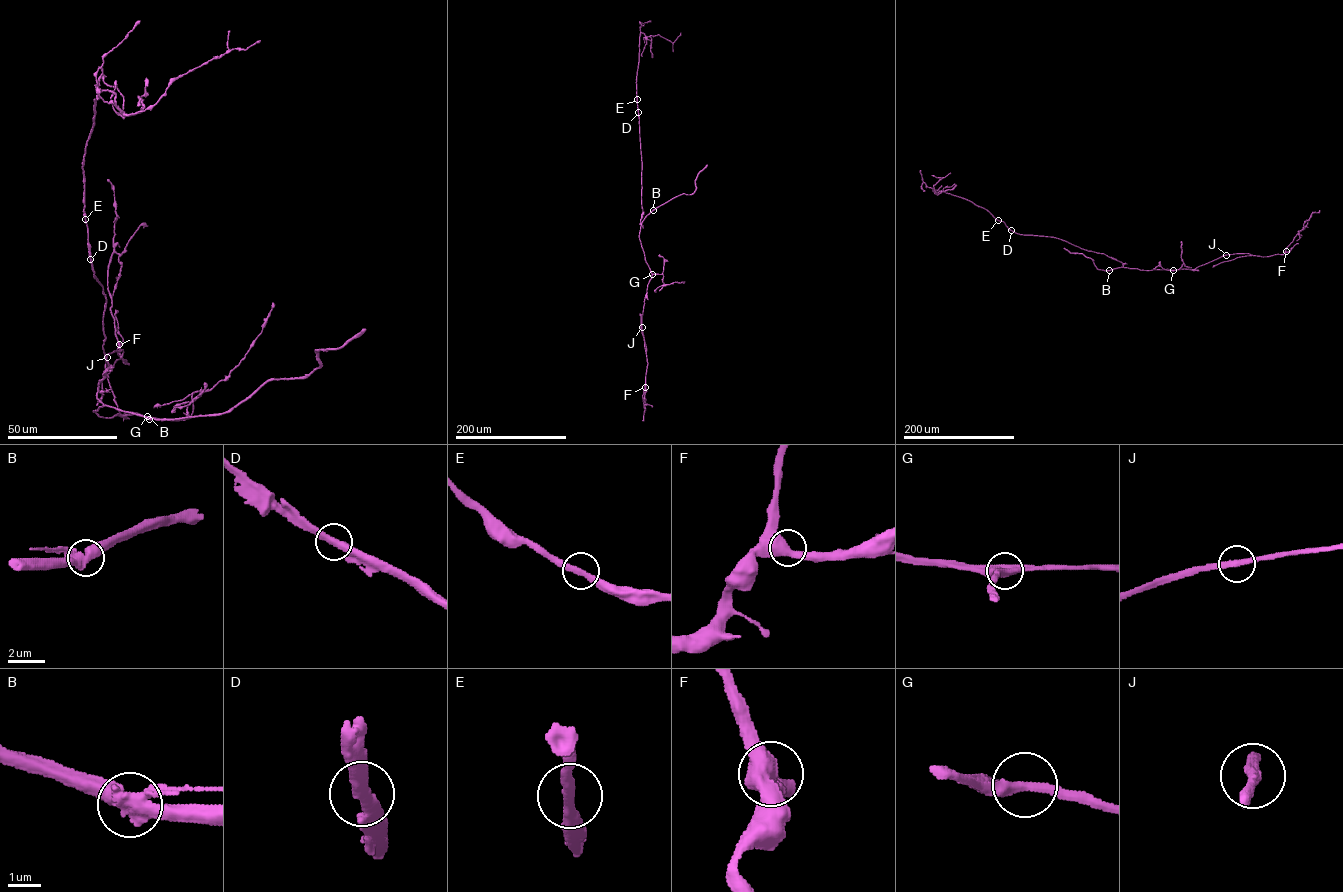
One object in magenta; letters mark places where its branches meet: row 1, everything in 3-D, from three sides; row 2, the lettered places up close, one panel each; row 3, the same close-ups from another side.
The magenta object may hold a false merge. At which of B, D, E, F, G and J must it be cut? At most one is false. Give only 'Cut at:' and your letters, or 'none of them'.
Cut at: none of them

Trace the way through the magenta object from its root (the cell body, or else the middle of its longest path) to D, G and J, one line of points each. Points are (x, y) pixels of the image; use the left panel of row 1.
D: (108, 364), (103, 349), (106, 297), (94, 276), (90, 259)
G: (108, 364), (97, 392), (97, 398), (103, 405), (94, 411), (106, 418), (134, 413), (147, 416)
J: (108, 364), (97, 392), (103, 405), (94, 411), (106, 418), (145, 415), (119, 412), (105, 372), (106, 357)

